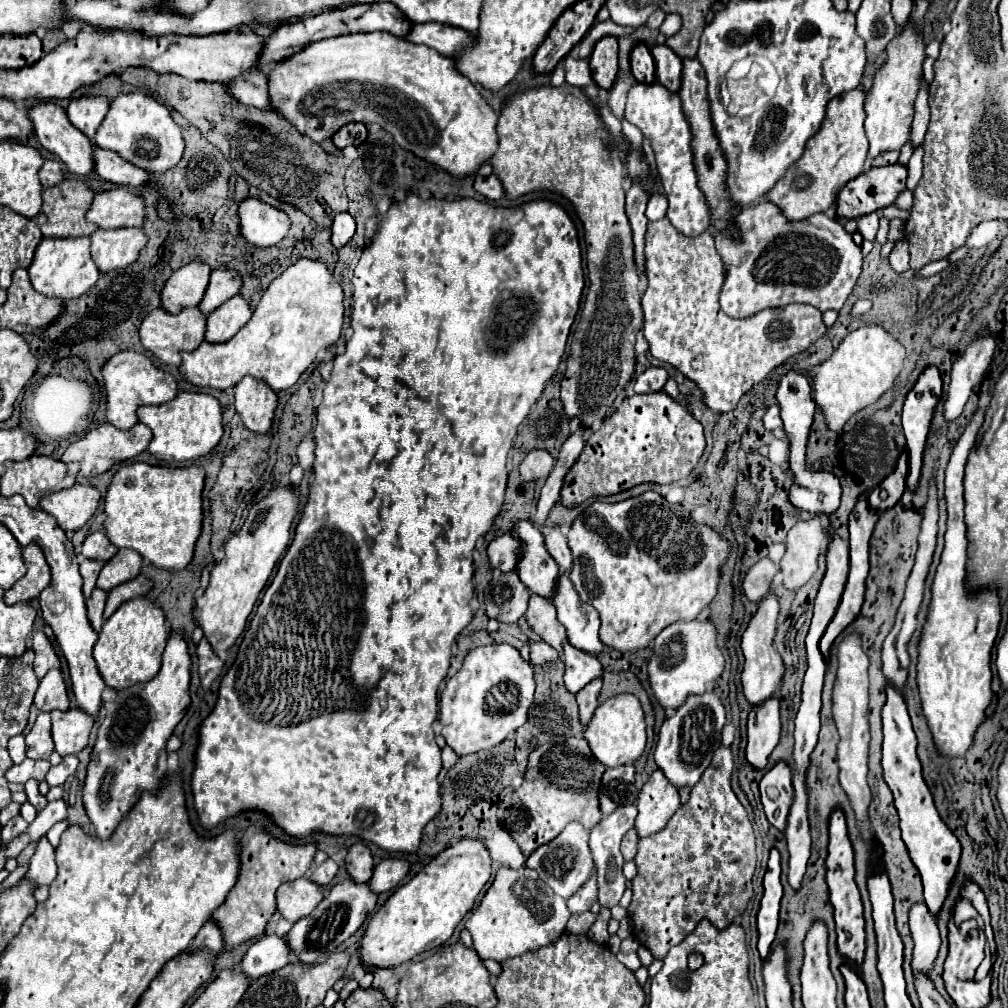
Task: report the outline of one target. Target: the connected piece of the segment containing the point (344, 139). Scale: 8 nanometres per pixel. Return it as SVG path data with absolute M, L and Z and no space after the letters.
M350 122L350 124L344 124L344 126L332 136L332 142L342 150L342 148L346 148L346 146L350 146L350 144L354 144L354 146L362 144L362 142L366 140L366 134L368 134L368 130L366 130L364 124L360 124L360 122Z

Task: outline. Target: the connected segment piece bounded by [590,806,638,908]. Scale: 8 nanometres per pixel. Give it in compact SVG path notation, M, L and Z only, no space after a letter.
M636 806L616 808L616 812L604 816L600 824L596 824L596 828L590 830L590 850L592 850L592 858L594 858L596 872L598 872L598 902L604 908L614 908L626 890L626 878L622 874L624 858L620 852L620 840L630 828L634 828L636 814L638 814Z

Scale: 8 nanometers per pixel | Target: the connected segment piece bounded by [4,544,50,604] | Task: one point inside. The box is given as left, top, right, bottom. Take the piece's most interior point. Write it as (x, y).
(37, 578)

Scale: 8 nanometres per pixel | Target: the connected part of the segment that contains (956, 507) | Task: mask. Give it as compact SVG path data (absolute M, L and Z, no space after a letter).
M978 410L966 426L962 438L952 450L946 468L946 502L948 530L942 560L932 582L932 600L928 616L918 640L918 692L922 698L922 714L932 732L934 746L942 756L964 758L986 710L992 704L992 668L990 654L1000 626L1000 600L994 592L982 592L970 598L966 592L966 524L964 524L964 468L976 436L980 432L984 412Z

